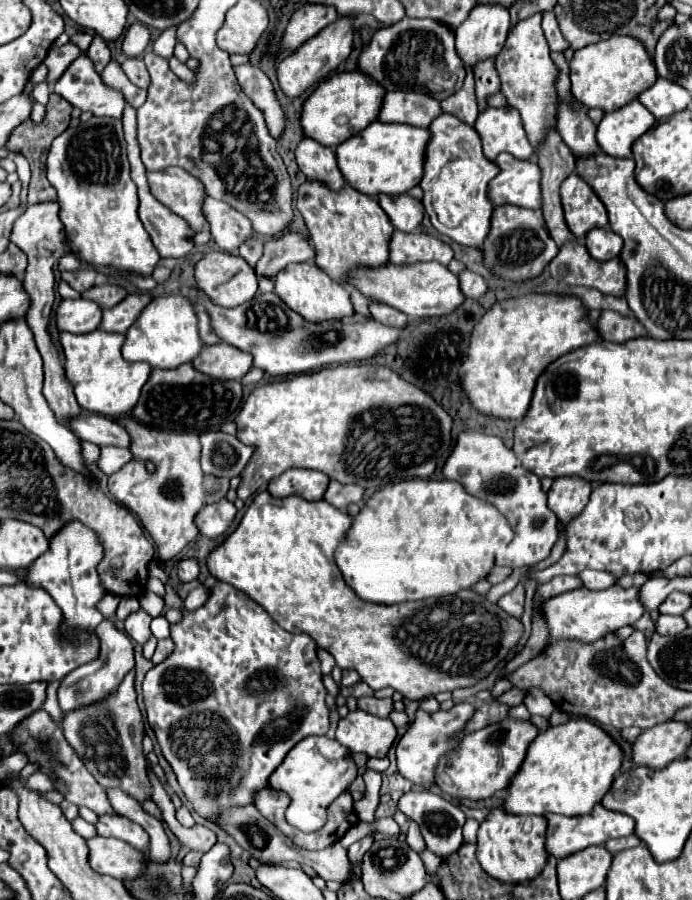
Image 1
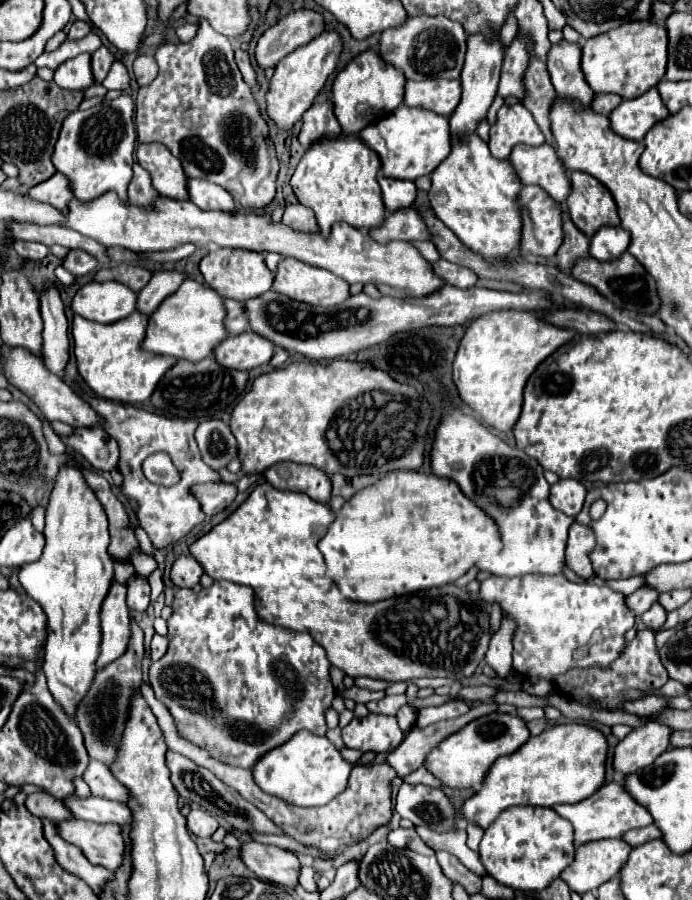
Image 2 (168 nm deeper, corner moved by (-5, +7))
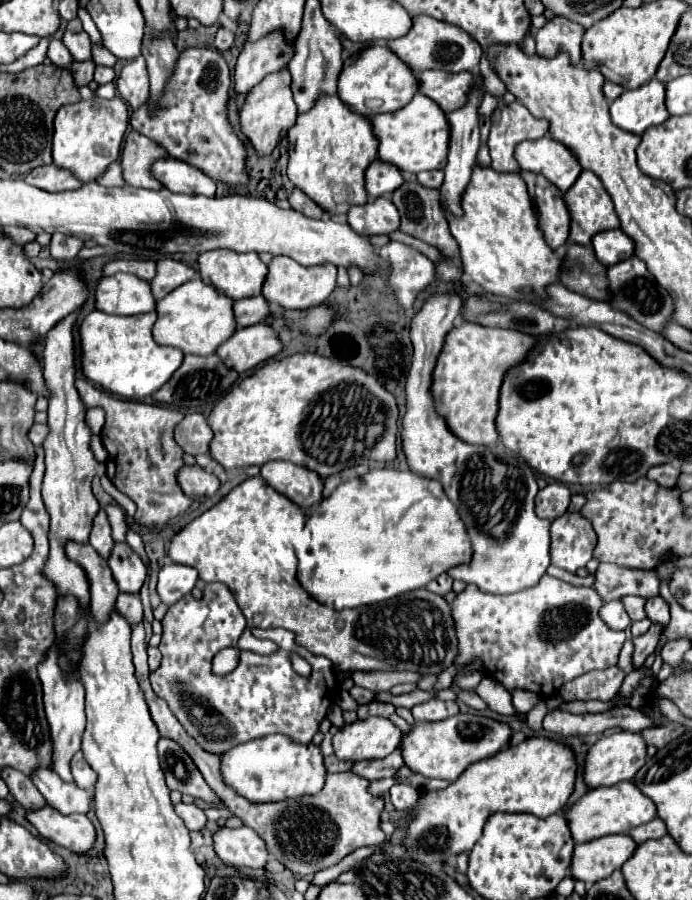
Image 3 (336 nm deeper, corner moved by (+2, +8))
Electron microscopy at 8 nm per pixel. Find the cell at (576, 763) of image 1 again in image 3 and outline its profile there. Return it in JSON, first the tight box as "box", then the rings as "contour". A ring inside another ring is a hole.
{"box":[389,737,577,865],"contour":[[[529,737],[521,741],[515,747],[505,747],[497,755],[473,763],[469,769],[465,769],[457,781],[453,781],[449,787],[441,791],[427,791],[417,801],[415,809],[409,811],[389,811],[389,821],[397,827],[405,825],[405,839],[403,849],[405,857],[417,859],[417,863],[433,865],[433,863],[455,863],[455,857],[459,853],[469,853],[473,845],[477,843],[483,825],[489,815],[493,813],[533,813],[537,817],[547,817],[553,813],[559,813],[563,805],[567,803],[569,795],[573,793],[577,763],[575,755],[569,747],[563,747],[561,743],[555,743],[545,737]]]}

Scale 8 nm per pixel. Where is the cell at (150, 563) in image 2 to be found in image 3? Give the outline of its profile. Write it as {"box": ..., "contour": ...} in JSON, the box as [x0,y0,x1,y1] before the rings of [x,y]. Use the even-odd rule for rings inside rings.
{"box":[103,505,125,541],"contour":[[[105,505],[103,511],[109,517],[111,529],[113,529],[113,539],[121,539],[125,541],[125,513],[119,505]]]}

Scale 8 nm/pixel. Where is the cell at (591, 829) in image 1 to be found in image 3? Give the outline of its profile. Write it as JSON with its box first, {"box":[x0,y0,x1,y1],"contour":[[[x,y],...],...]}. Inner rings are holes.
{"box":[565,781,657,843],"contour":[[[633,781],[619,783],[617,787],[599,787],[587,791],[571,809],[567,809],[565,817],[569,821],[569,829],[575,843],[587,843],[613,833],[629,833],[633,827],[649,823],[657,817],[655,805],[647,795],[643,795]]]}

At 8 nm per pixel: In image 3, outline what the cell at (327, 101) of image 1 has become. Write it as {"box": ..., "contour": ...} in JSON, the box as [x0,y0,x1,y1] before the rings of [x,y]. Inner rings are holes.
{"box":[337,45,417,117],"contour":[[[371,45],[363,51],[351,55],[343,63],[343,71],[339,75],[337,95],[347,103],[353,111],[373,117],[379,113],[389,113],[405,107],[413,95],[417,93],[417,77],[389,47]]]}

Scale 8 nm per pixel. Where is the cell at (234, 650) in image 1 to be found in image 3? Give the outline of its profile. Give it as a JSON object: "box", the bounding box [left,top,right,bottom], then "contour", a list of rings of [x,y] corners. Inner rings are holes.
{"box":[151,583,335,753],"contour":[[[211,583],[205,587],[203,597],[195,599],[193,595],[185,595],[175,605],[169,607],[163,623],[163,639],[159,645],[159,651],[163,653],[163,661],[157,671],[151,673],[151,687],[157,697],[165,699],[173,711],[173,715],[179,719],[179,723],[185,727],[185,731],[209,753],[225,753],[231,747],[265,737],[271,733],[281,733],[295,743],[309,743],[313,735],[319,729],[319,723],[325,719],[333,699],[335,699],[335,669],[333,663],[325,657],[317,657],[309,653],[307,649],[299,647],[295,643],[295,635],[287,629],[251,629],[251,633],[259,639],[271,639],[279,645],[279,649],[271,655],[257,655],[253,651],[239,651],[239,665],[227,673],[227,675],[215,675],[211,671],[211,661],[217,651],[225,647],[237,647],[237,641],[241,633],[247,627],[245,615],[241,613],[235,597],[229,593],[229,589],[221,583]],[[299,653],[309,665],[311,675],[303,677],[293,671],[291,655]]]}

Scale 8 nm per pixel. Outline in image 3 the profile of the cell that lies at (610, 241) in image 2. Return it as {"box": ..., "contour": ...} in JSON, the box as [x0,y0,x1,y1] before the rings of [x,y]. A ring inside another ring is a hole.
{"box":[593,231,635,267],"contour":[[[601,231],[593,237],[593,249],[595,255],[605,267],[611,267],[613,263],[621,263],[621,259],[629,259],[635,251],[635,243],[621,231]]]}

